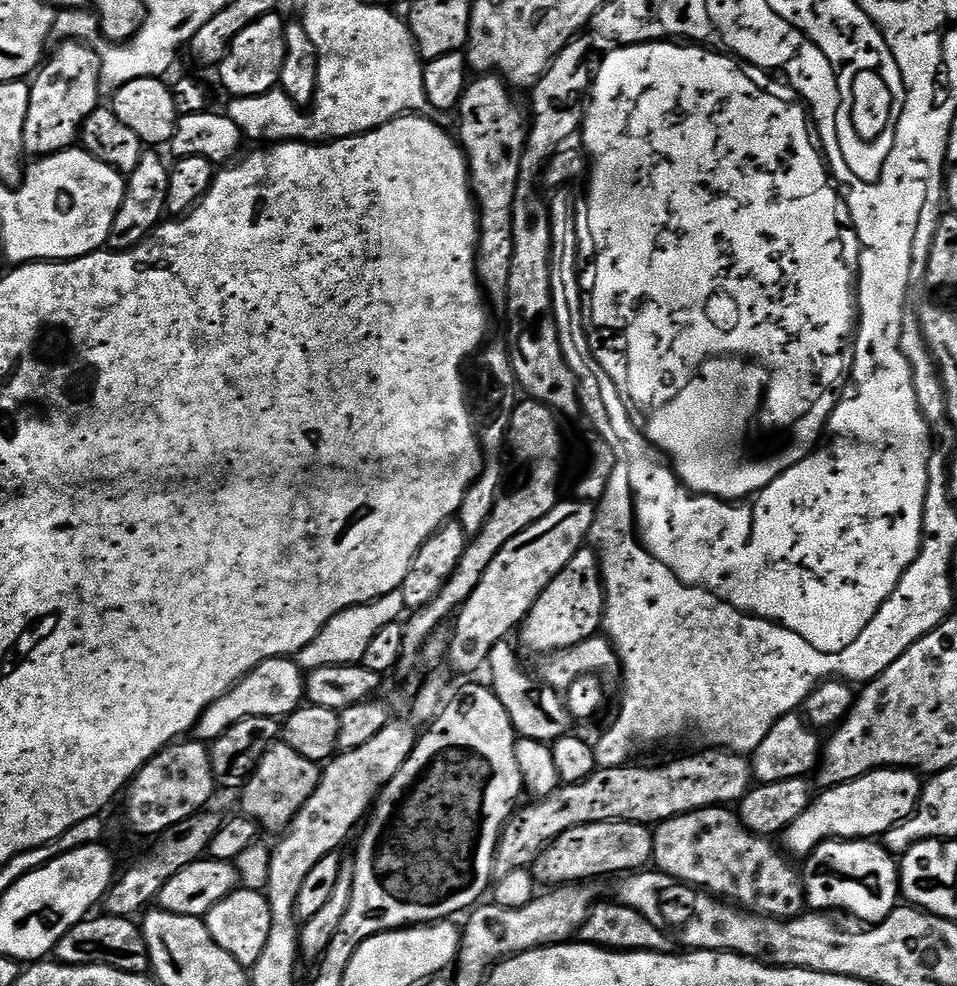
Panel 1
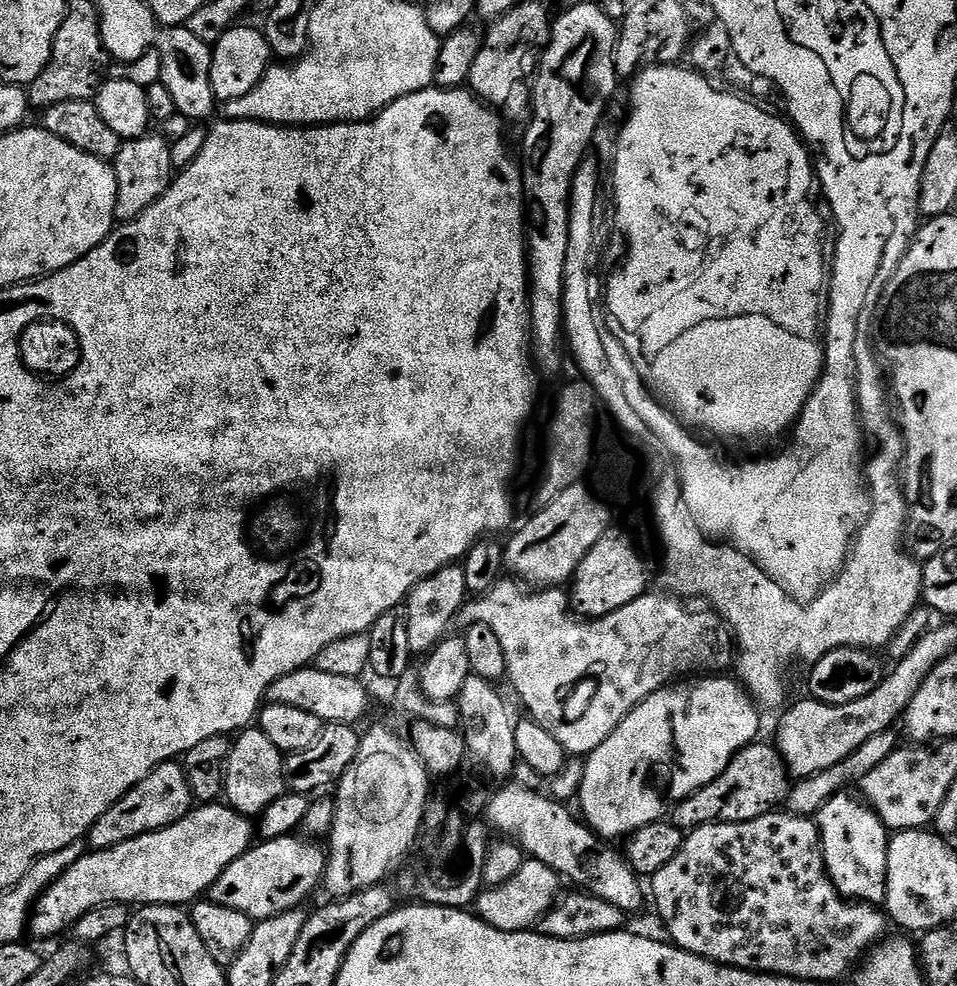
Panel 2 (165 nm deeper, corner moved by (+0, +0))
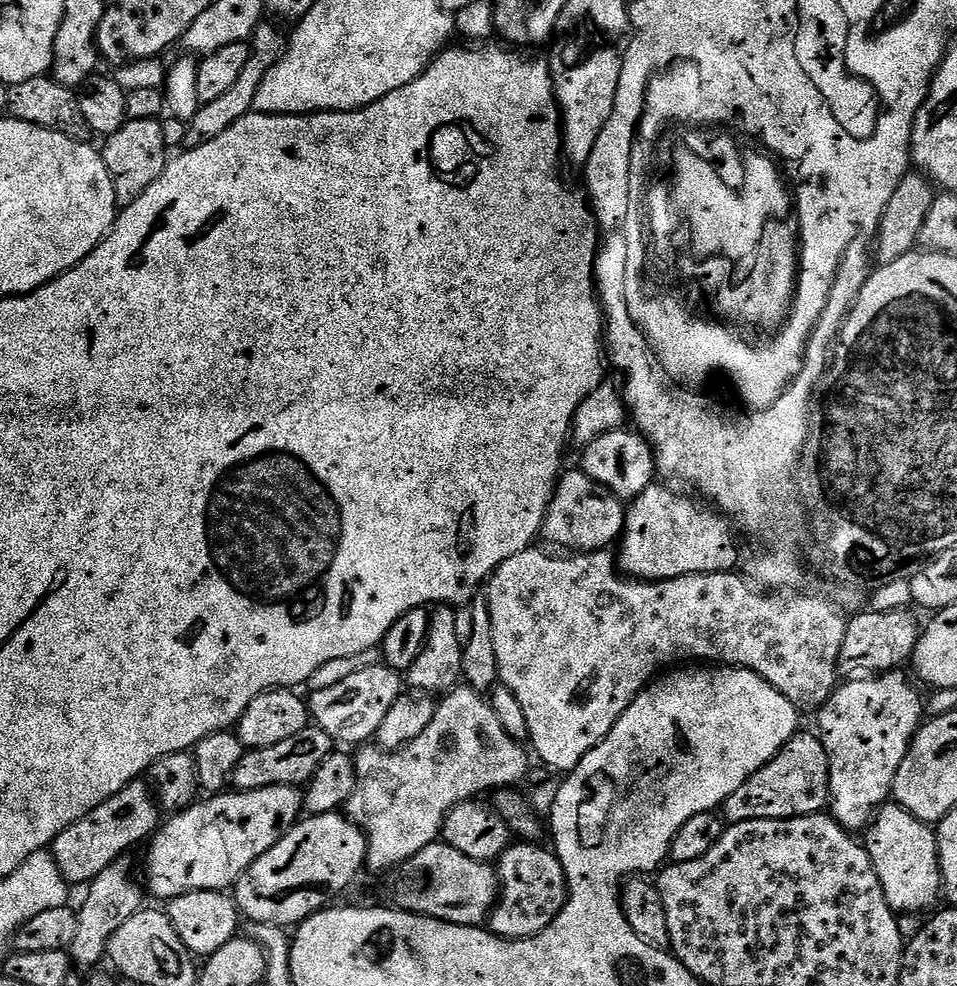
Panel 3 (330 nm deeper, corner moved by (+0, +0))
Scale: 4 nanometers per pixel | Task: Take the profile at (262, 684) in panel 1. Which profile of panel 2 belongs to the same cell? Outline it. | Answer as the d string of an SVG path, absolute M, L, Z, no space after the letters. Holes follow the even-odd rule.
M315 666L299 668L282 678L278 678L269 686L267 703L294 706L298 710L306 710L306 714L314 714L325 724L355 725L368 712L368 692L364 689L363 679L346 674L325 674Z

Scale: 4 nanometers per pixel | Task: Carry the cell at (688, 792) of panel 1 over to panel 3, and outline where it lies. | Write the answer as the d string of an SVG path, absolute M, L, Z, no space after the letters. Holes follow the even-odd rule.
M797 731L782 746L782 750L762 770L742 782L722 805L722 815L728 824L751 820L789 820L799 816L814 816L829 807L830 762L815 731Z

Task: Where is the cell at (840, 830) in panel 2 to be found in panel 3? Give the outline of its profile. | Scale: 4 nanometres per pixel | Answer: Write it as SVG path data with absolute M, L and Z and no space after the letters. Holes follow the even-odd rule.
M893 670L863 678L845 679L818 712L818 735L830 762L830 815L853 834L863 833L876 813L889 803L894 774L898 774L898 766L902 766L902 758L906 758L912 739L926 716L925 697L922 692L920 696L921 689L914 683L913 677L905 672Z

